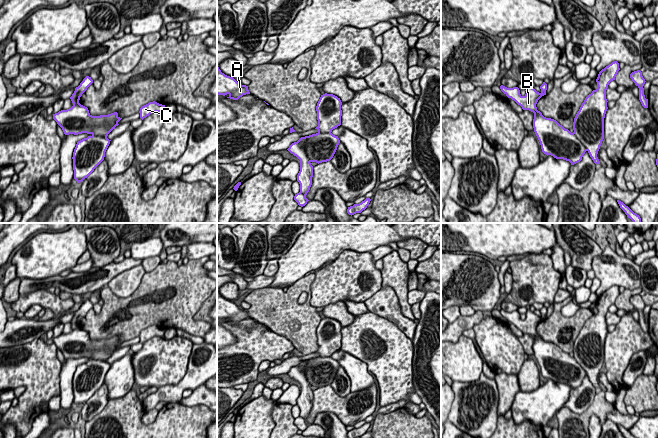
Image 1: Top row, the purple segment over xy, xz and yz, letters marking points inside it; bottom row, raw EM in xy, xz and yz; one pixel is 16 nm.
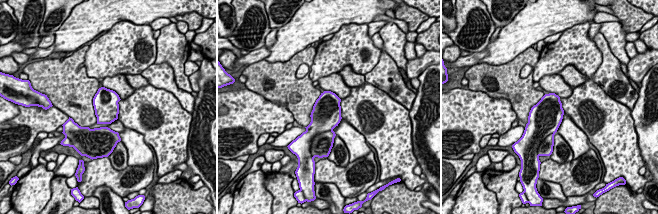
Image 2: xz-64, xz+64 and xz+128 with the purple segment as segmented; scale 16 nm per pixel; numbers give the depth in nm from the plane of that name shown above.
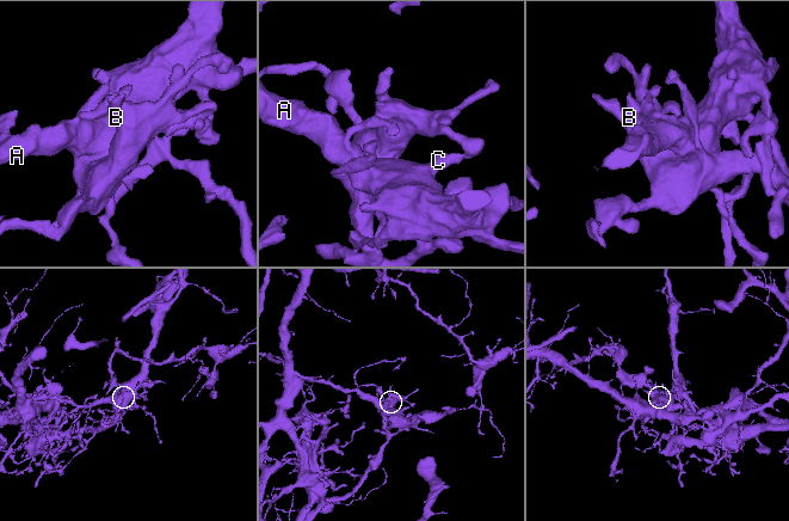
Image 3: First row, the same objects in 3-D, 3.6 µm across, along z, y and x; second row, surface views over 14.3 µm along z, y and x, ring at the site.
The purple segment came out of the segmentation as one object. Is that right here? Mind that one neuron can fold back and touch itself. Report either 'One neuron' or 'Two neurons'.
Two neurons

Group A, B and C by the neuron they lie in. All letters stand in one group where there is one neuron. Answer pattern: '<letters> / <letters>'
A C / B

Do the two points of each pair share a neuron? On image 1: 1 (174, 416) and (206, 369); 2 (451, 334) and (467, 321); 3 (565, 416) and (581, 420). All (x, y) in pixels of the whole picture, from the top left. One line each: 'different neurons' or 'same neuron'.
1: different neurons
2: same neuron
3: same neuron

